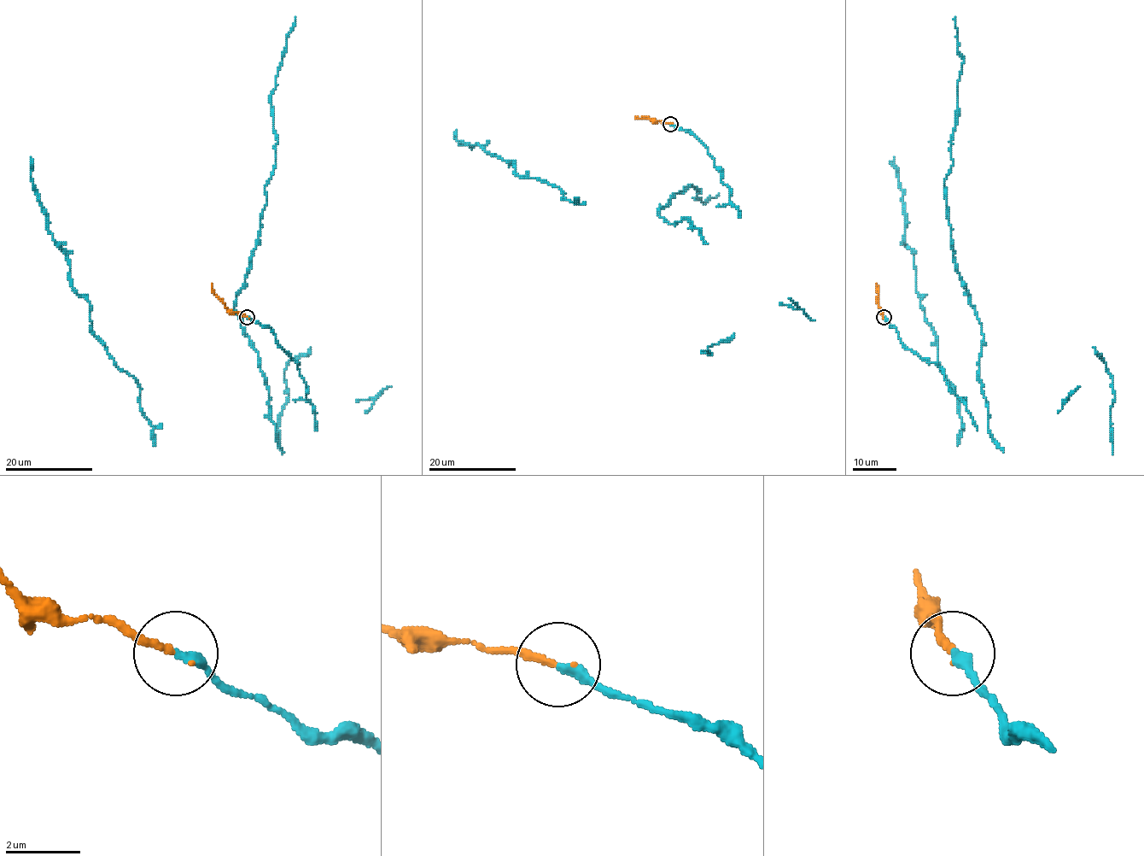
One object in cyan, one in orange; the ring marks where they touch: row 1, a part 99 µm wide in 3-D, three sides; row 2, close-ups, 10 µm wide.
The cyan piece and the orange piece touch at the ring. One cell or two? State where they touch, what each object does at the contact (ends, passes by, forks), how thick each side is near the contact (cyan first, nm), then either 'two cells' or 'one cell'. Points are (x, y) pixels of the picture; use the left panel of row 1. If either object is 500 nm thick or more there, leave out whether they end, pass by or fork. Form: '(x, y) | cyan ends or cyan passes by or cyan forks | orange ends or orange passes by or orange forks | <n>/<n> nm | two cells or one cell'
(247, 317) | cyan ends | orange ends | 280/180 nm | one cell

